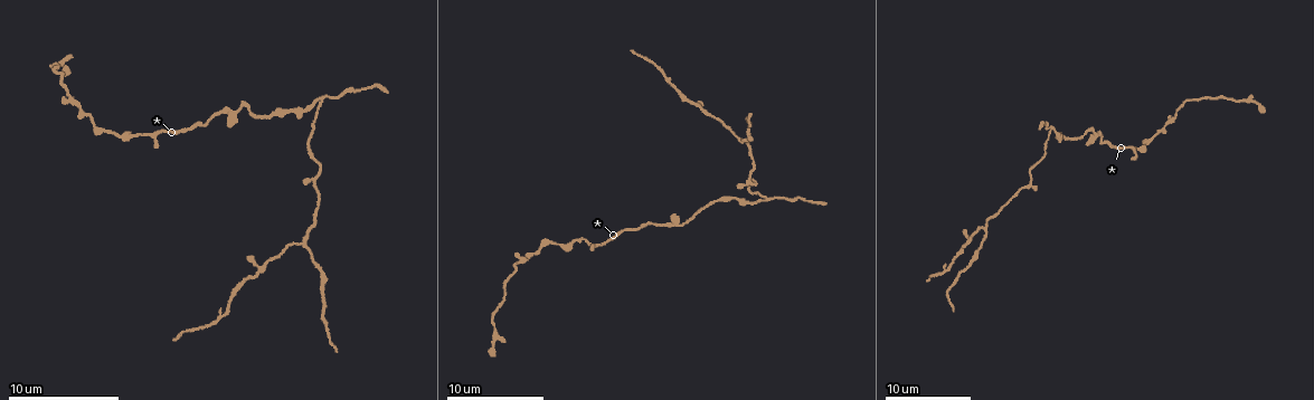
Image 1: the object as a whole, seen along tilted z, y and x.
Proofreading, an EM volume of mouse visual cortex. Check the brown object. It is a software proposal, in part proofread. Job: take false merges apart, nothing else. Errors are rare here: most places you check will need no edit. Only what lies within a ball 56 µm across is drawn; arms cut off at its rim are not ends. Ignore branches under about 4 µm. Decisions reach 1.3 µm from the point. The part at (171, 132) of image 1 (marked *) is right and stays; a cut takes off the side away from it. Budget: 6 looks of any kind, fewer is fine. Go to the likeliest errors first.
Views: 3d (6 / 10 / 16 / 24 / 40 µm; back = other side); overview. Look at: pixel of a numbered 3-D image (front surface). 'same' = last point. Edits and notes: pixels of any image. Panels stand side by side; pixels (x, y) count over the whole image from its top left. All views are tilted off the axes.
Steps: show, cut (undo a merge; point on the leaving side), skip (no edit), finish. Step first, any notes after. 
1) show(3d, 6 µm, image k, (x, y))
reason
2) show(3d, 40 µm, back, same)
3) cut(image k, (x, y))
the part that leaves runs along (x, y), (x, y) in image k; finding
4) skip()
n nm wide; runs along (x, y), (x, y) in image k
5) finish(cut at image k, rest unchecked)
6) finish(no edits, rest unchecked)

show(3d, 10 µm, image 1, (323, 101))
two arms in line, one across

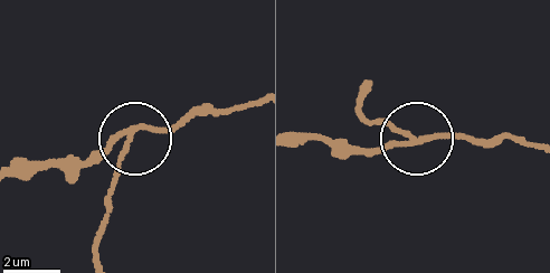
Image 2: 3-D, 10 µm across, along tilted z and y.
show(3d, 6 µm, image 2, (411, 140))

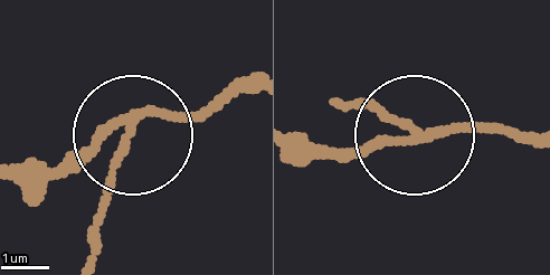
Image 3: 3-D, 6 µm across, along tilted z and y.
cut(image 3, (103, 204))
the part that leaves runs along (131, 136), (86, 255) in image 3; two cells meet here

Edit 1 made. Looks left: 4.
show(overview)

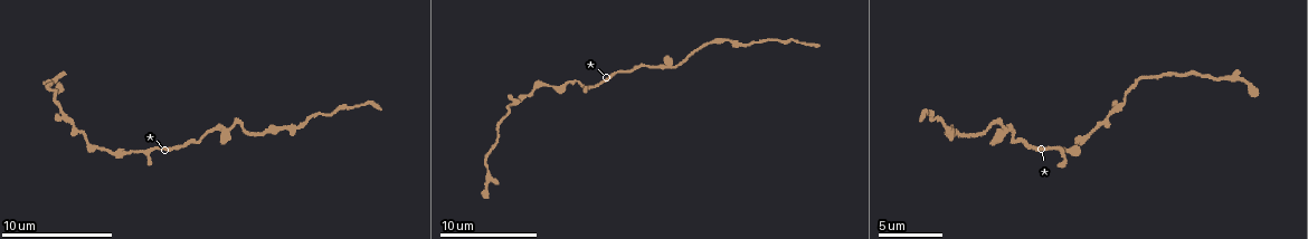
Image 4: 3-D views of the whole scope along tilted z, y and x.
show(3d, 16 µm, image 4, (233, 128))
sudden change in width

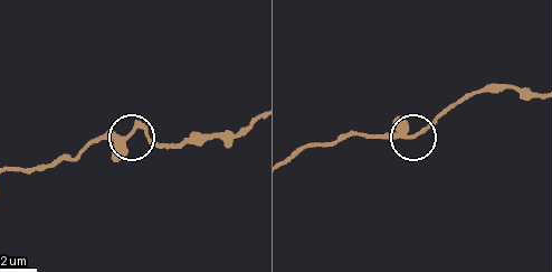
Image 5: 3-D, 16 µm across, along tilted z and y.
skip()
runs along (22, 171), (139, 128), (156, 144) in image 5; continuous, no second cell

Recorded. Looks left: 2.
show(3d, 6 µm, image 4, (567, 83))
sudden change in width

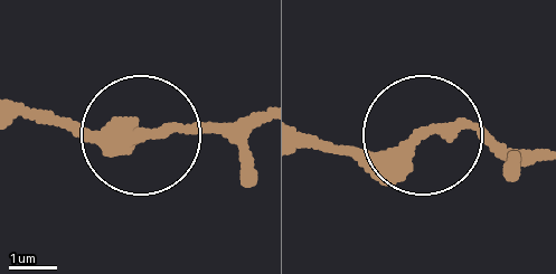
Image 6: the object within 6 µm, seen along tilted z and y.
skip()
one cell here

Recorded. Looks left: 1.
finish(cut at image 3, rest unchecked)

